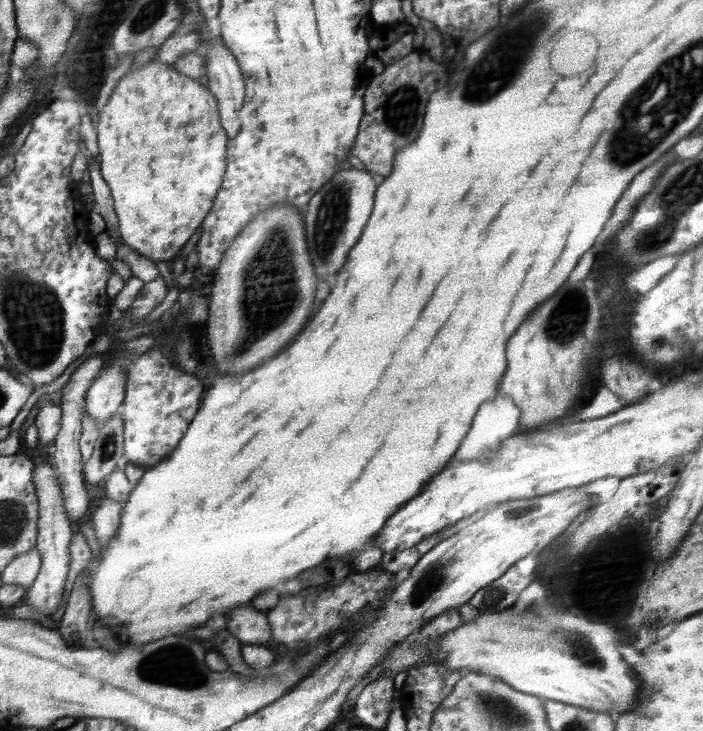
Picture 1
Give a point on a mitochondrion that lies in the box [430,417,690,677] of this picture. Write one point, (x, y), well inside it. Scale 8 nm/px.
(578, 648)

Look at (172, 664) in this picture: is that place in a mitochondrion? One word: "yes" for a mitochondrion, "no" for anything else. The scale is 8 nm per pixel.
yes

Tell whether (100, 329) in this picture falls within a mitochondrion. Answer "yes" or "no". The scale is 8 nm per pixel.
no

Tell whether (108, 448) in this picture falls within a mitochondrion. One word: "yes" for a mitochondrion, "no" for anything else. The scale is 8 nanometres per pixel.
yes

